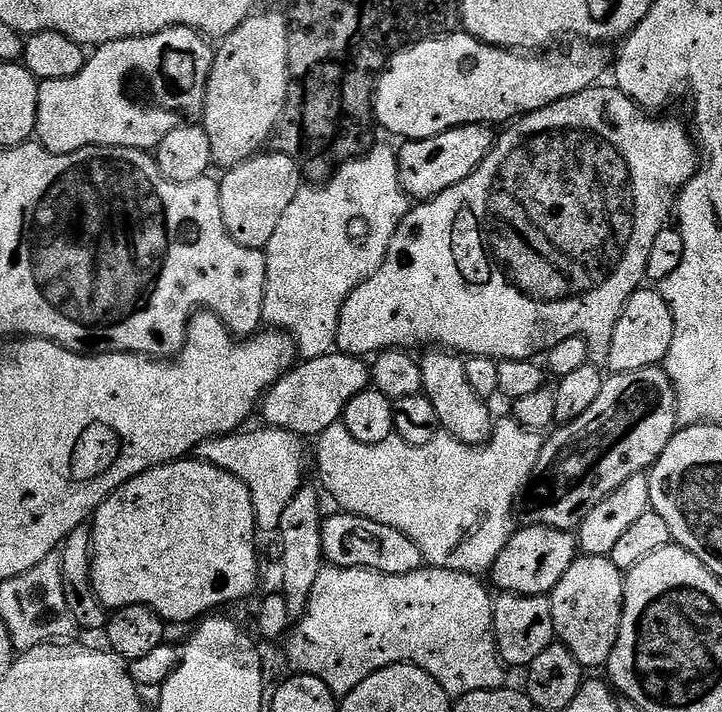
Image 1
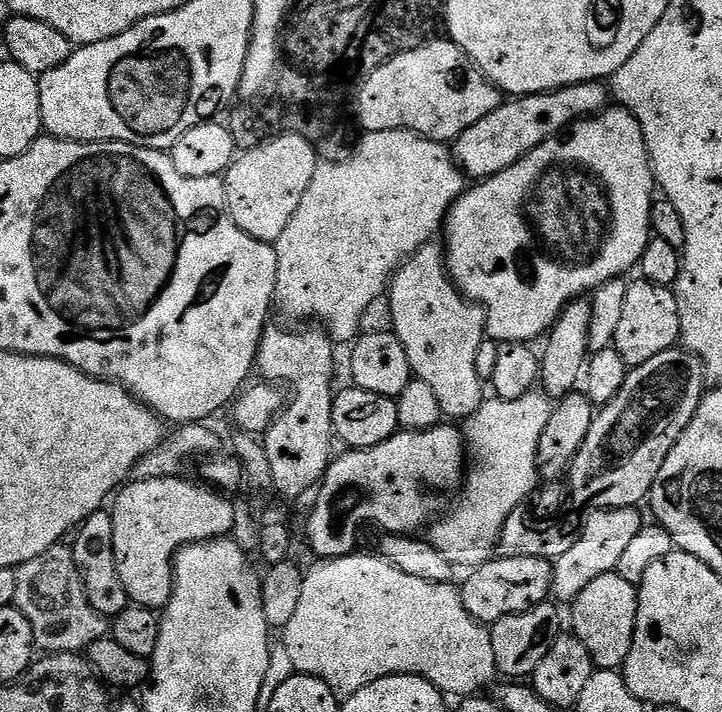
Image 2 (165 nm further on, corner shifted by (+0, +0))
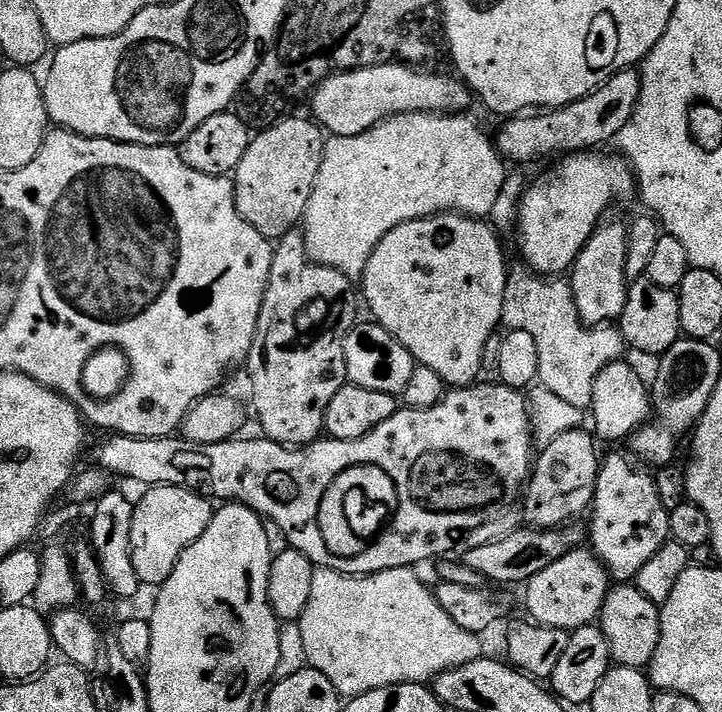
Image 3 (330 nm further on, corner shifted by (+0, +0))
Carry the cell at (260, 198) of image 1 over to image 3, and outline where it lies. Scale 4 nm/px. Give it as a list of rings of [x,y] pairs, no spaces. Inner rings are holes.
[[[285,118],[270,128],[257,131],[249,139],[246,154],[234,173],[238,214],[242,214],[244,221],[254,226],[258,234],[273,242],[279,241],[280,237],[293,231],[303,221],[304,211],[308,208],[310,194],[314,190],[314,182],[318,178],[318,170],[324,157],[326,136],[320,125],[311,119],[292,119],[296,118]]]

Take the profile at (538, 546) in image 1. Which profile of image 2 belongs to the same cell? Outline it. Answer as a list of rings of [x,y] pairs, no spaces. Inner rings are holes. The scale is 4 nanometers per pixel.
[[[500,556],[488,560],[479,568],[467,573],[468,581],[460,588],[460,597],[464,608],[475,620],[485,626],[491,626],[497,624],[503,616],[513,616],[543,604],[552,596],[552,566],[553,561],[551,560],[526,558],[525,556]]]

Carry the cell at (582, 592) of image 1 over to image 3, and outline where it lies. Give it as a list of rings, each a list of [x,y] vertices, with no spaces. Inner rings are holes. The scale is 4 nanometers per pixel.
[[[620,582],[609,587],[598,627],[604,631],[612,659],[619,667],[644,670],[651,665],[660,641],[660,608],[639,592],[635,583]]]

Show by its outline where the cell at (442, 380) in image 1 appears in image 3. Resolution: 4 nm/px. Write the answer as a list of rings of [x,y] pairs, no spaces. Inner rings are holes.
[[[445,212],[390,230],[378,242],[374,254],[370,254],[370,262],[366,262],[362,300],[372,311],[371,319],[394,334],[410,350],[419,367],[434,370],[452,388],[467,388],[481,379],[486,342],[497,335],[496,327],[502,324],[510,264],[504,261],[504,248],[499,239],[491,223],[475,216]]]

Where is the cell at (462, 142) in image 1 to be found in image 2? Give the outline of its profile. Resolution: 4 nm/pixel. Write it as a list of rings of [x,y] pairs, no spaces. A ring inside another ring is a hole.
[[[598,80],[566,86],[557,92],[540,92],[536,96],[509,99],[486,114],[482,122],[474,122],[470,130],[466,130],[454,141],[455,159],[471,179],[473,176],[473,181],[487,180],[488,177],[514,166],[514,162],[530,154],[530,150],[534,150],[551,136],[567,130],[577,120],[591,118],[605,111],[609,104],[609,85]]]

